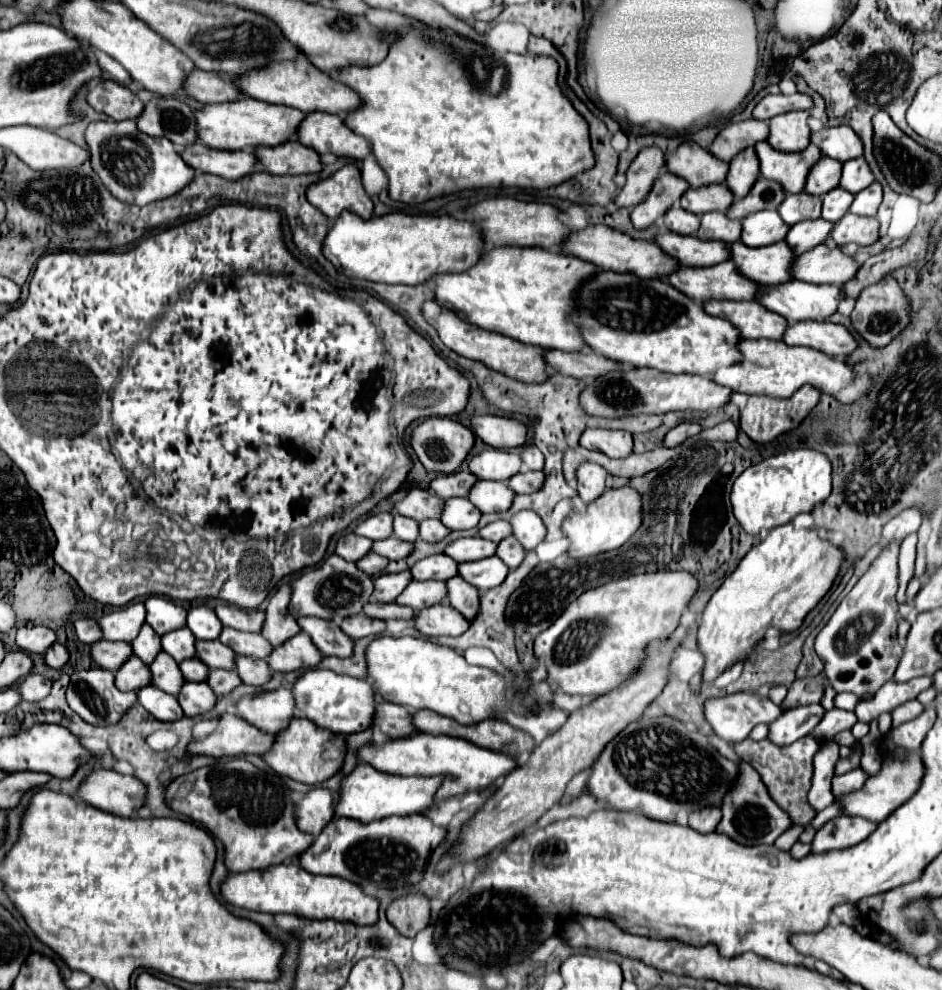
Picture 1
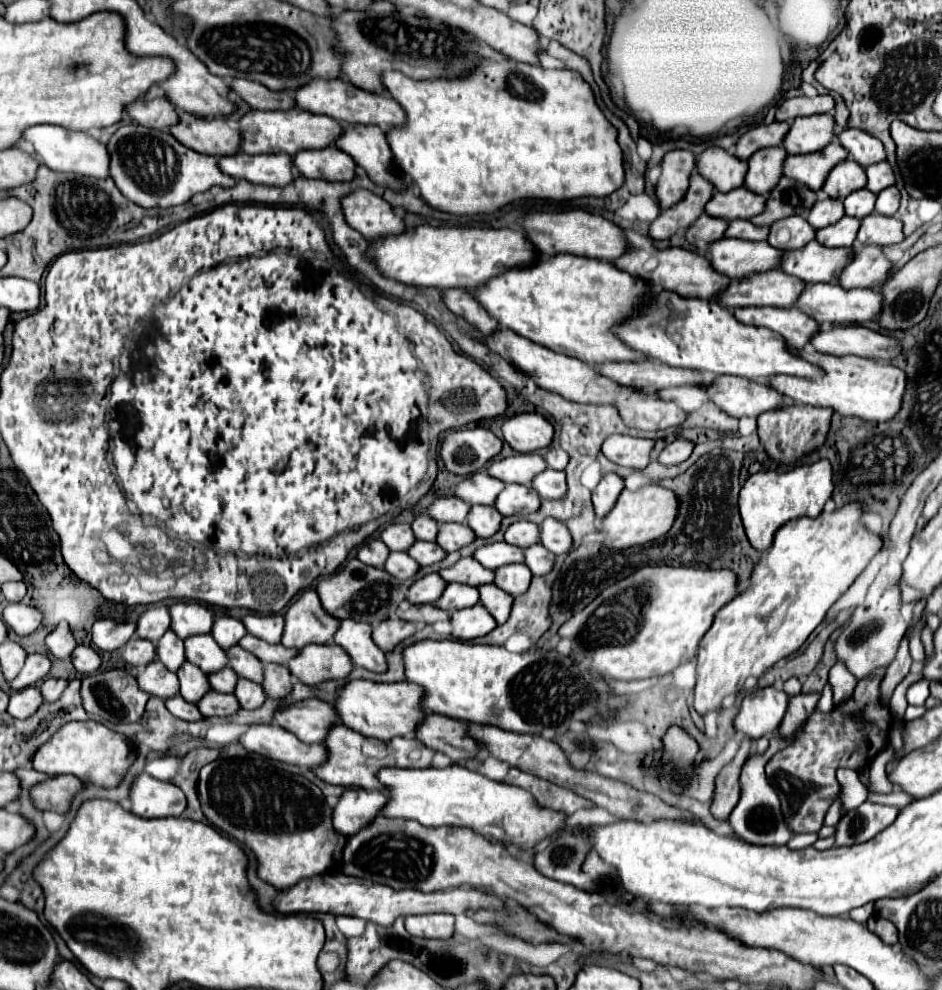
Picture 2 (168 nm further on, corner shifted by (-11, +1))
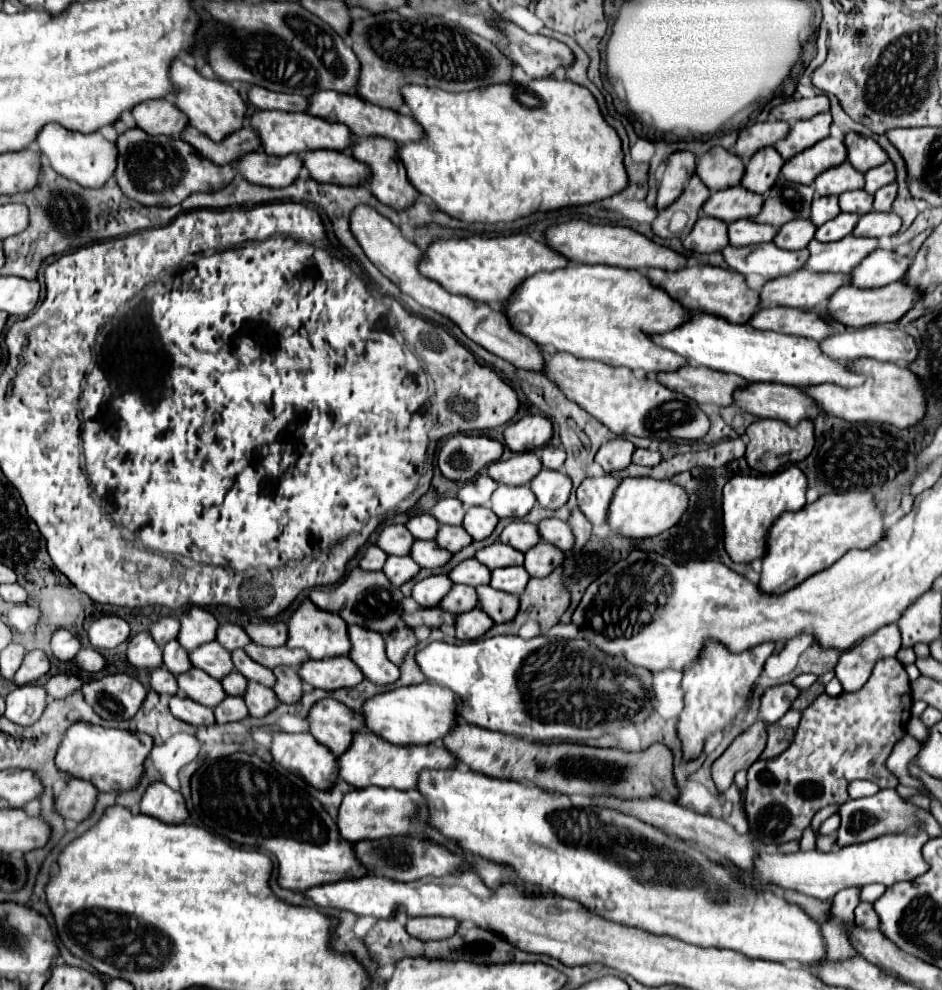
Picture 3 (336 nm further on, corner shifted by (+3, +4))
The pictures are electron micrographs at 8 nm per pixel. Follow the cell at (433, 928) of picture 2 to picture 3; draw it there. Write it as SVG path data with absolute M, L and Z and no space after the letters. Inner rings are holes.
M428 917L428 919L408 919L406 931L416 939L448 939L458 929L456 919L448 917Z

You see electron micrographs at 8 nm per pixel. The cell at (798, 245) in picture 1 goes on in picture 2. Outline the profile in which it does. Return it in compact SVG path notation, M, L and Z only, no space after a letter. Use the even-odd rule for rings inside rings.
M844 216L836 224L816 230L816 240L826 248L850 248L856 240L858 220Z

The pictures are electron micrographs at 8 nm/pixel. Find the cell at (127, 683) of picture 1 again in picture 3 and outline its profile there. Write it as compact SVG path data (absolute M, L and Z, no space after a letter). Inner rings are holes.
M154 669L150 675L150 685L158 695L176 695L178 693L178 683L176 677L168 669Z

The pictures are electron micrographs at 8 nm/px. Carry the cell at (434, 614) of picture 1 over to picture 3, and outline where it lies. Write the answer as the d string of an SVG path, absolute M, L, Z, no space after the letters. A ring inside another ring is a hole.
M476 607L472 611L456 615L456 637L460 641L472 641L482 637L492 625L494 621L482 609Z

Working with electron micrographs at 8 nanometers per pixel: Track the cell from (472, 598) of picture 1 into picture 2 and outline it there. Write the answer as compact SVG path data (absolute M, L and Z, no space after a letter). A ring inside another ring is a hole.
M482 584L482 586L478 586L478 592L480 592L480 604L490 612L490 616L498 624L506 622L506 618L510 614L510 602L514 598L494 584Z

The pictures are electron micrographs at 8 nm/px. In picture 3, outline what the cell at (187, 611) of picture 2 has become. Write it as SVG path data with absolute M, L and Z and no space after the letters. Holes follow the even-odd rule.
M190 607L180 615L180 635L178 641L186 651L192 651L204 643L210 643L216 639L216 629L218 629L218 621L216 617L202 609L202 607Z

